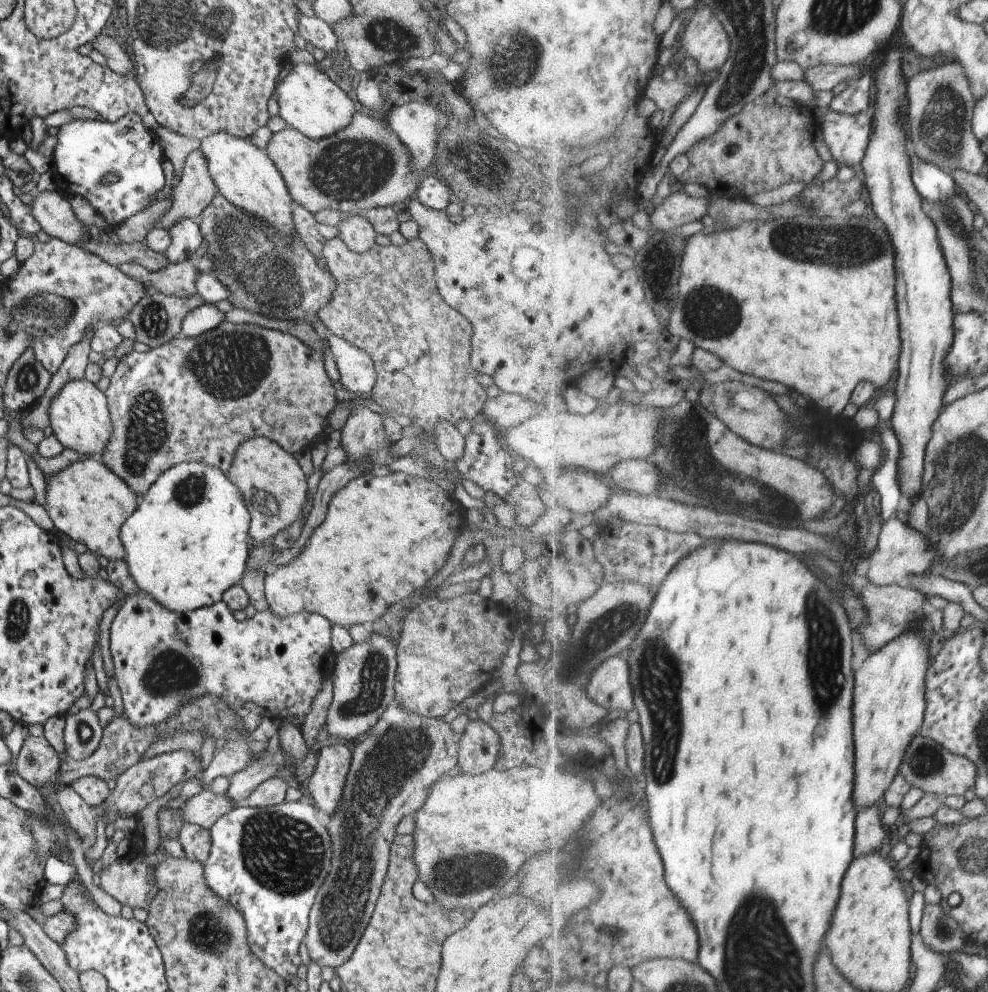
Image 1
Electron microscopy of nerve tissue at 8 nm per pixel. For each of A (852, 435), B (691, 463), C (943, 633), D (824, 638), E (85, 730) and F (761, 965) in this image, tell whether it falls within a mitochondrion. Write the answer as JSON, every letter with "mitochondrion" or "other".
{"A":"other","B":"mitochondrion","C":"other","D":"mitochondrion","E":"mitochondrion","F":"mitochondrion"}

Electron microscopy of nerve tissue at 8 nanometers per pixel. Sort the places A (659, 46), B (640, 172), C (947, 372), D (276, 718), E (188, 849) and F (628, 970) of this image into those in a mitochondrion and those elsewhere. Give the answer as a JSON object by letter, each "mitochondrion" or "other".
{"A":"other","B":"other","C":"other","D":"other","E":"other","F":"other"}

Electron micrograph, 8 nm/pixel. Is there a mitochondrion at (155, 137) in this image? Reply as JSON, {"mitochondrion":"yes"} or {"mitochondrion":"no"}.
{"mitochondrion":"no"}

